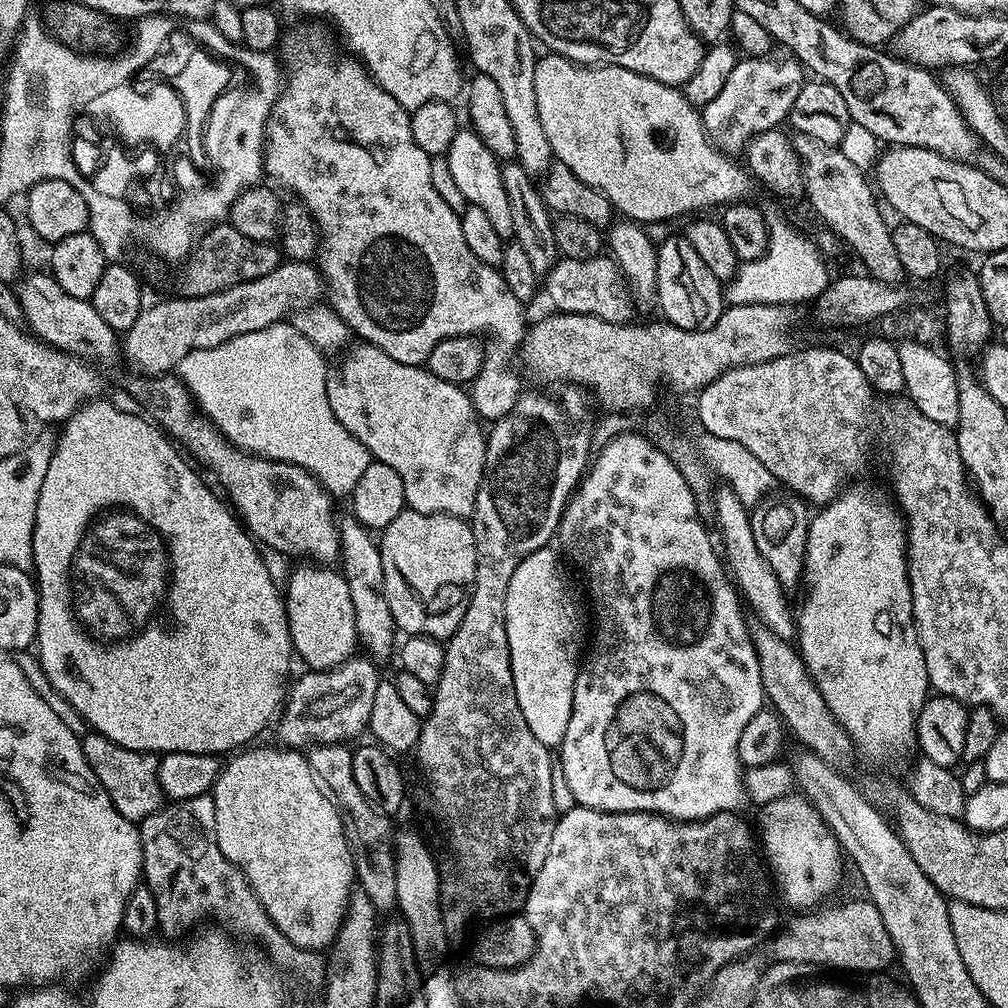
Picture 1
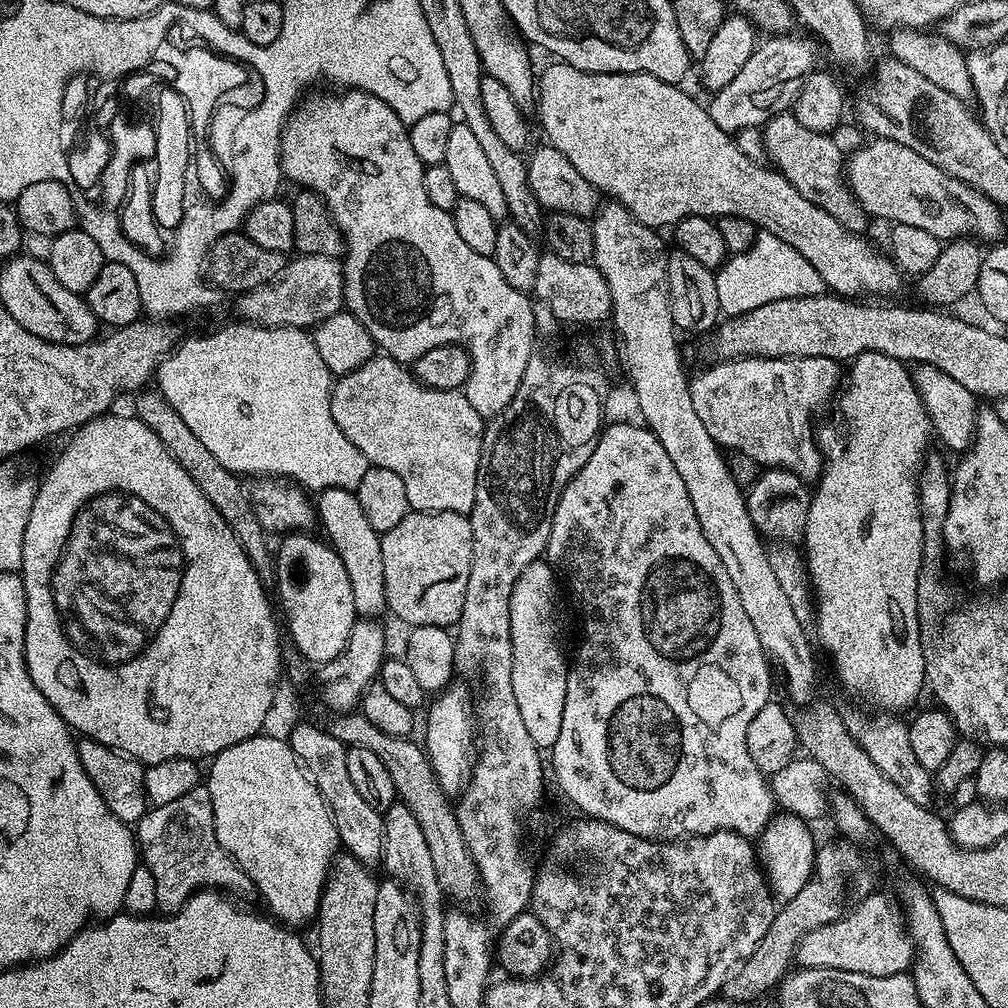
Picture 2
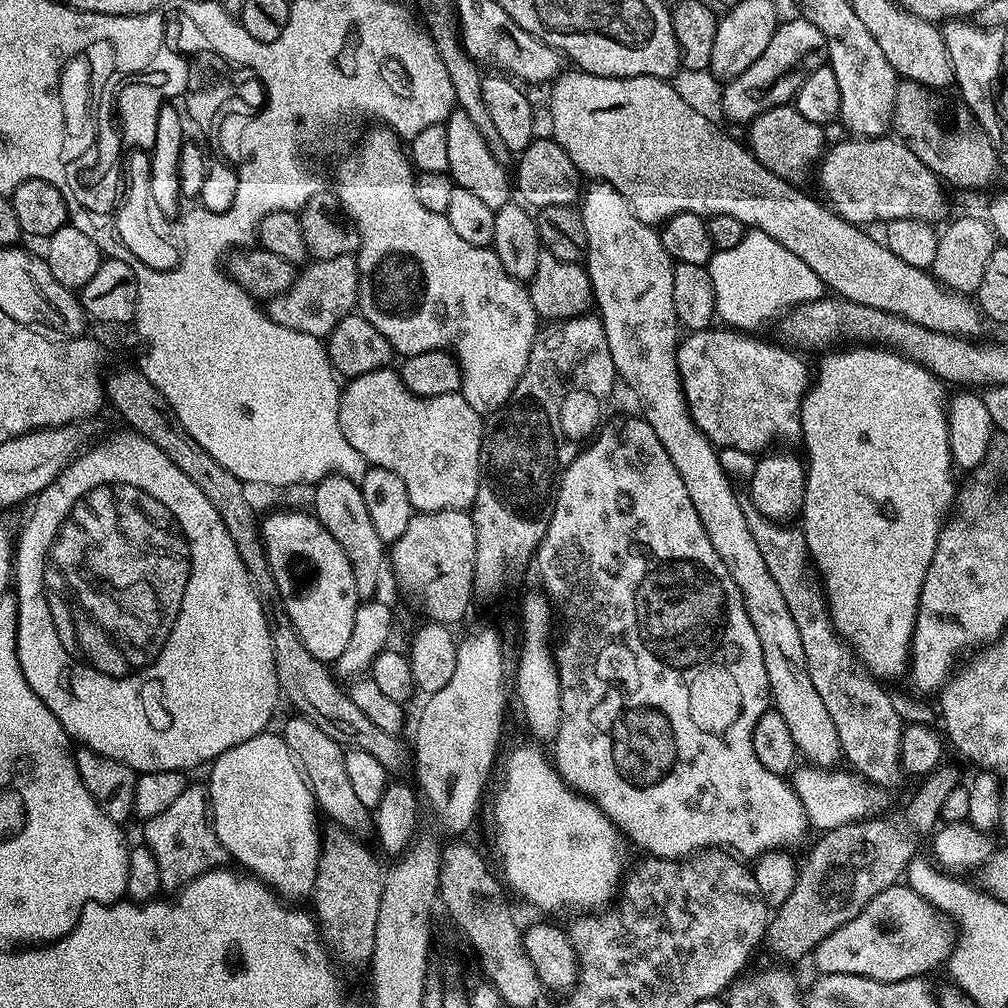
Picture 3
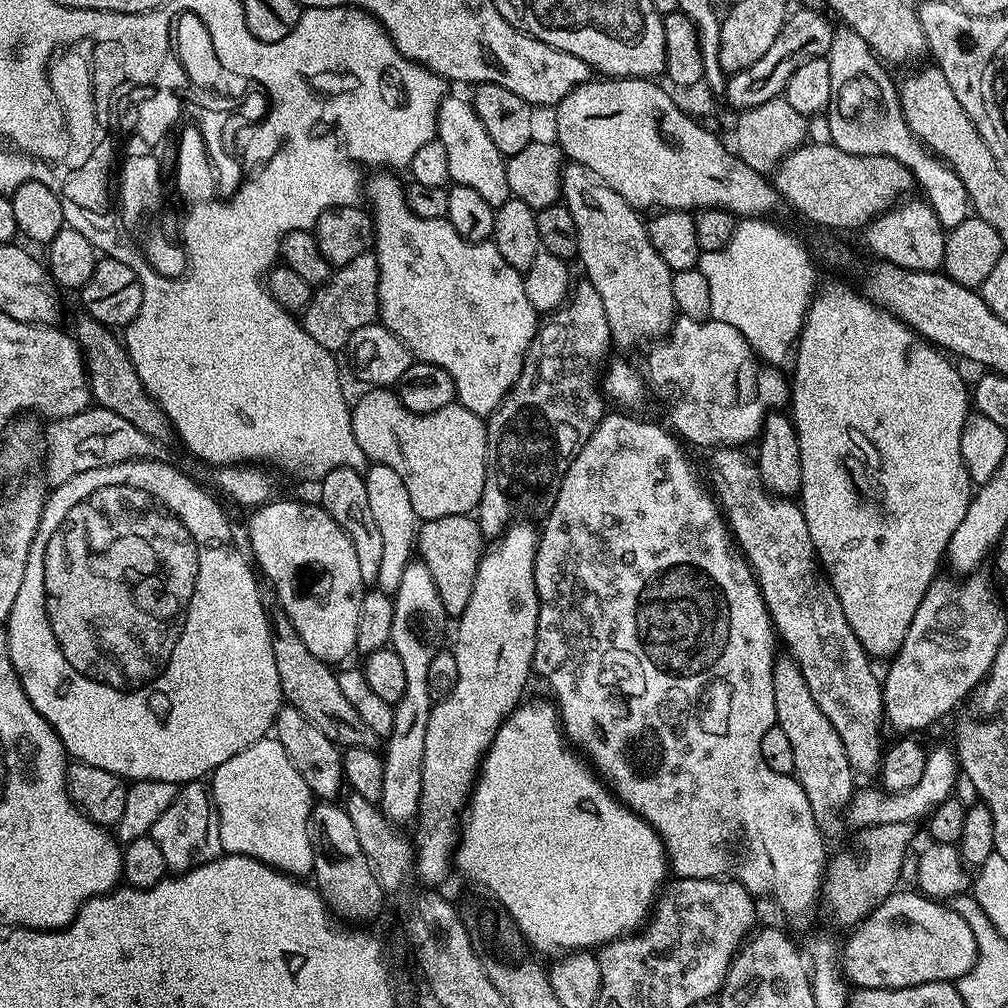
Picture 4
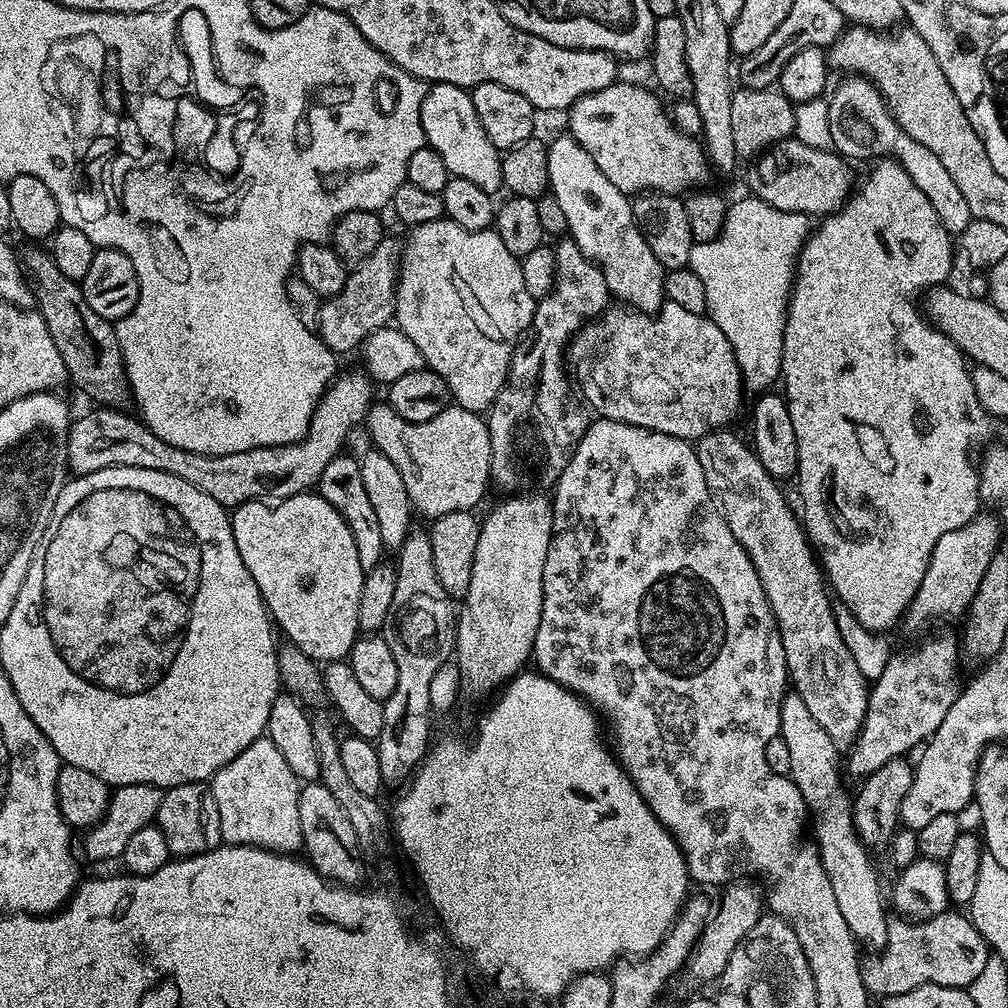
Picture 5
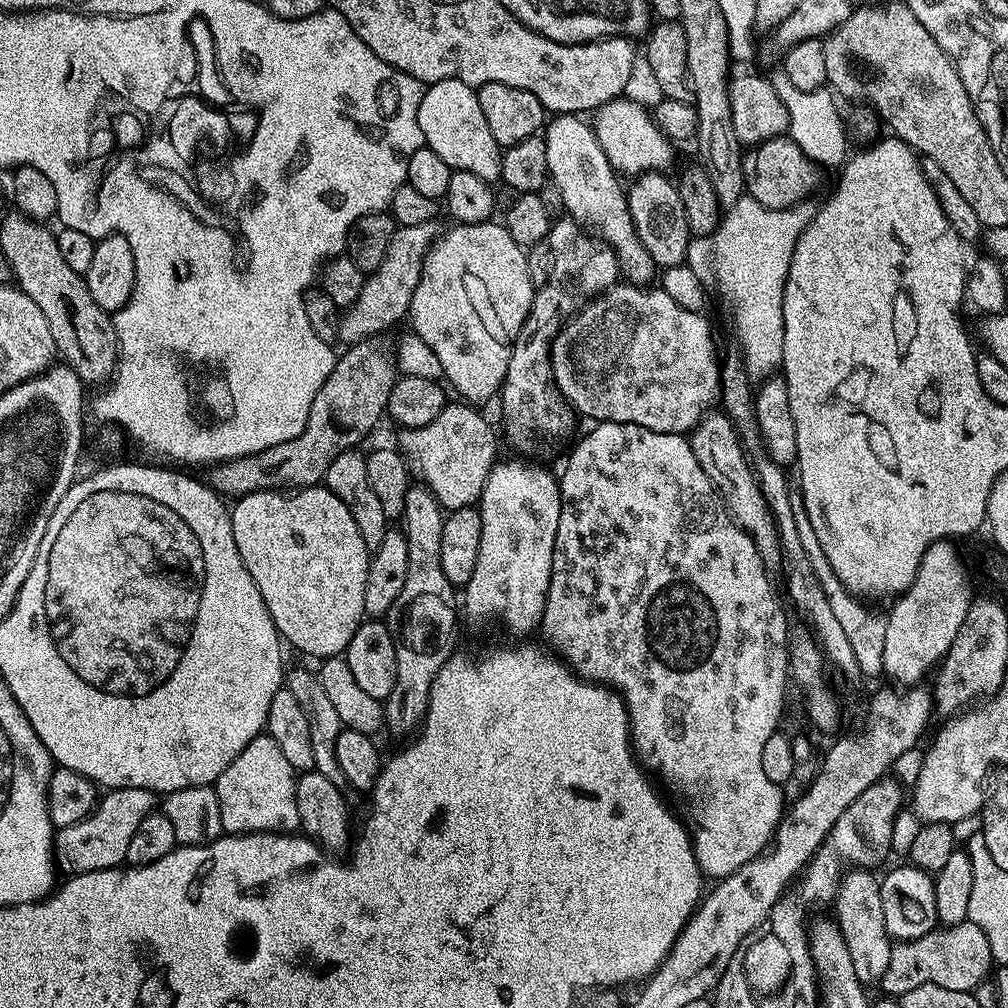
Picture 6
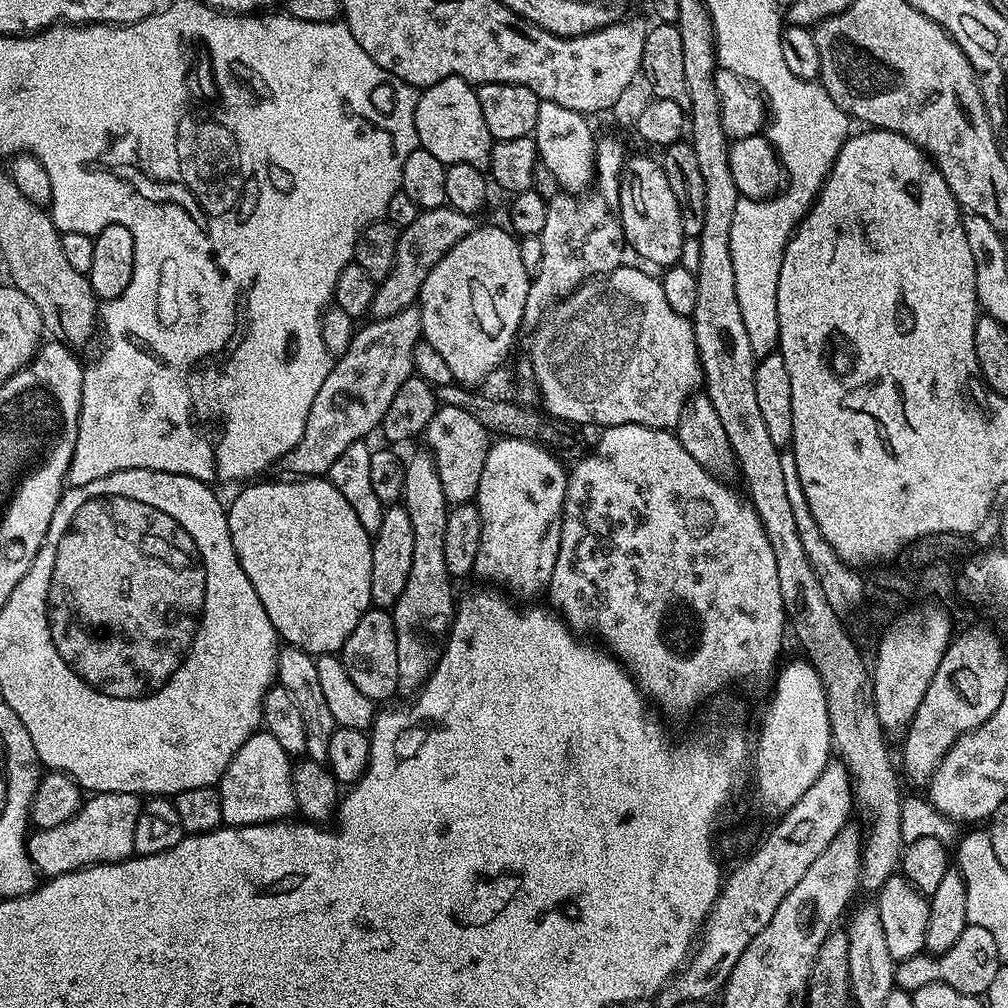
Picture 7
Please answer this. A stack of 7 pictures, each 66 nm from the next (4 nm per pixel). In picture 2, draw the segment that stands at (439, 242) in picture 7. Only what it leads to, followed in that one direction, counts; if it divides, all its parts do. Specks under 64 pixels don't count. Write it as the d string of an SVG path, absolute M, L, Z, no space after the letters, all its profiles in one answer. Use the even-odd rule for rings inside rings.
M310 254L309 256L297 255L296 260L289 259L280 271L277 279L258 286L254 290L243 293L236 304L240 311L241 321L258 324L261 328L298 328L311 330L316 325L326 322L335 312L345 307L344 303L344 266L337 257L323 256L322 254Z

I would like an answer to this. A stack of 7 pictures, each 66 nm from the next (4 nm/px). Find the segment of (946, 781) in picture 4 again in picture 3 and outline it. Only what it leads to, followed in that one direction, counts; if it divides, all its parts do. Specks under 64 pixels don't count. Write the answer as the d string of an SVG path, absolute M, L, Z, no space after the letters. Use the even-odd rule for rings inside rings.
M815 766L803 767L797 767L791 773L790 783L794 794L798 796L798 802L802 802L808 823L813 829L827 830L885 815L884 807L888 800L884 796L887 795L877 785L851 771L848 773Z

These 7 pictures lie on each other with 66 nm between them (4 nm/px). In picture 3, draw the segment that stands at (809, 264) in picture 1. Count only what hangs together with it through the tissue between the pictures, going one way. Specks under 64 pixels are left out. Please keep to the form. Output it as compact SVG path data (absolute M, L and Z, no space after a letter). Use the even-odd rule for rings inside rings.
M755 230L745 231L734 250L713 251L706 267L714 286L716 316L733 330L756 330L752 328L762 327L767 320L775 321L790 308L821 299L826 292L818 274L802 258Z

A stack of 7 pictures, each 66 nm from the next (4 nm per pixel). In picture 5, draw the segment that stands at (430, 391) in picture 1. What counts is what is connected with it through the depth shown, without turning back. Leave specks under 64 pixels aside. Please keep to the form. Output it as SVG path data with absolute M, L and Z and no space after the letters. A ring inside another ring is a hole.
M387 402L373 403L366 417L366 429L372 435L375 451L386 454L390 462L402 474L406 482L406 494L410 494L410 505L417 508L427 518L445 516L455 512L472 512L475 504L490 488L492 459L490 458L490 434L485 417L478 412L471 412L459 406L449 406L442 410L430 422L406 422Z

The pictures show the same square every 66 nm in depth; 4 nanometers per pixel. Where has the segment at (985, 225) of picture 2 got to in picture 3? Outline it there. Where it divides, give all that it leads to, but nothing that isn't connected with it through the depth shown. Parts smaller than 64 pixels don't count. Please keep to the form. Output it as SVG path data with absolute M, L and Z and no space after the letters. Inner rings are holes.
M891 135L844 138L833 143L819 161L818 172L819 168L823 199L833 212L851 224L872 226L868 224L879 220L937 222L948 212L948 196L940 177L935 176L903 140Z

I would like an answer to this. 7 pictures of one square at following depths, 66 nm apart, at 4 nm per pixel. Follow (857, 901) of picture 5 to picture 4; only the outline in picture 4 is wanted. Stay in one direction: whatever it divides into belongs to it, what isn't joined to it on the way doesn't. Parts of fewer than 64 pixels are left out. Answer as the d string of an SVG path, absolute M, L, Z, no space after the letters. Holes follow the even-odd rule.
M780 654L775 657L772 677L775 727L786 734L786 739L790 742L790 751L794 753L794 775L796 781L806 790L806 798L810 798L816 824L825 837L832 838L840 832L842 811L852 799L854 791L854 769L846 758L846 746L842 746L838 730L830 726L830 718L826 718L822 710L818 710L818 702L814 702L814 694L810 694L810 686L806 686L802 670L791 656Z

